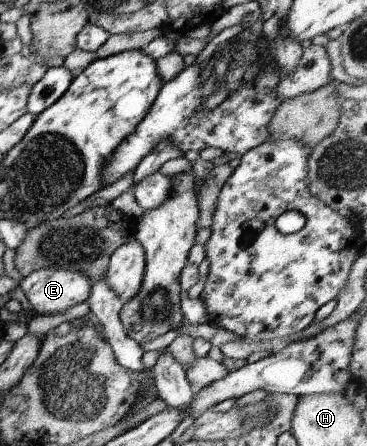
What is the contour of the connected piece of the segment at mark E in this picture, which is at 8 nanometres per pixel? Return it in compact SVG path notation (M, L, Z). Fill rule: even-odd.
M40 268L24 276L18 286L38 315L50 315L85 301L91 284L82 272Z

